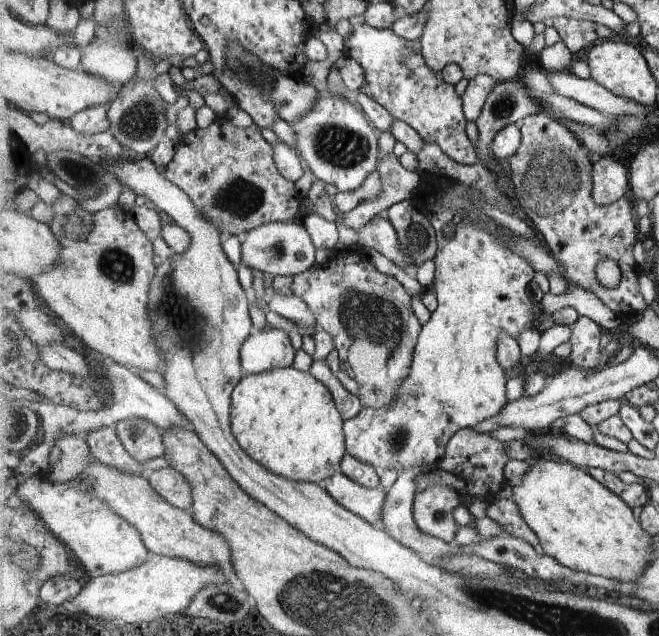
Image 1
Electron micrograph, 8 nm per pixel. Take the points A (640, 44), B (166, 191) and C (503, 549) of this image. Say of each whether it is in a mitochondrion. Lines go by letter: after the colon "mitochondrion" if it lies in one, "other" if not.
A: other
B: other
C: mitochondrion

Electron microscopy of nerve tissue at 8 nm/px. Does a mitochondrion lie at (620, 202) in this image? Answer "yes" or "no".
no

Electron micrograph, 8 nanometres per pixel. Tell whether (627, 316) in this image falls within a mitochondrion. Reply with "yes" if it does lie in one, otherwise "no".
no

